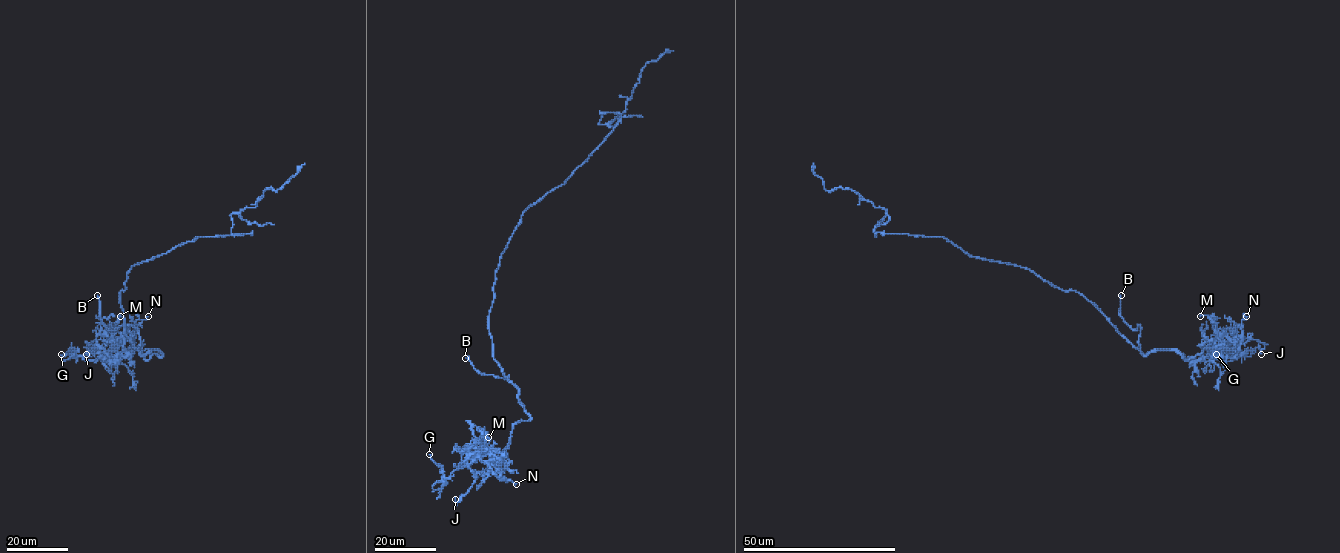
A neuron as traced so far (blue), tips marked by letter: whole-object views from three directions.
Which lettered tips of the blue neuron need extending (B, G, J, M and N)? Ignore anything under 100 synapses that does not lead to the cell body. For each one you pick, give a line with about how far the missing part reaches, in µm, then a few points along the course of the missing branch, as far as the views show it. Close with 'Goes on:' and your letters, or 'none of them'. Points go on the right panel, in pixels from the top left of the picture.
B: missing 35 µm; course (1121, 295), (1113, 273), (1100, 256), (1091, 221)
Goes on: B

